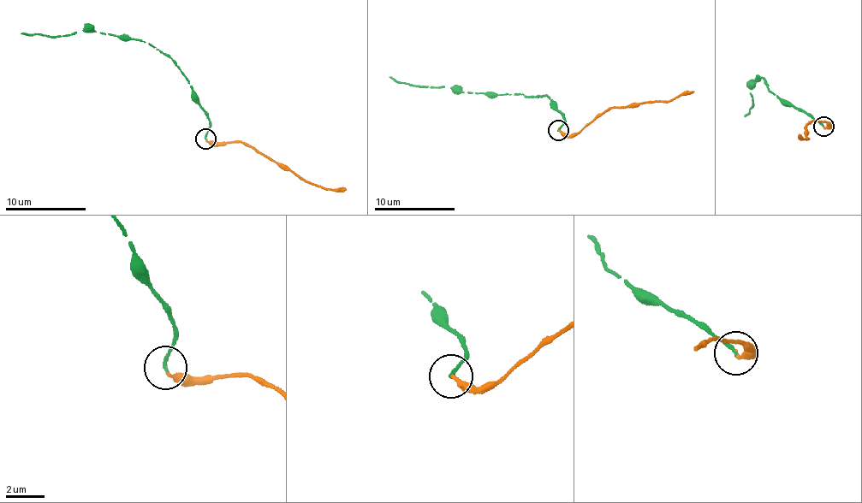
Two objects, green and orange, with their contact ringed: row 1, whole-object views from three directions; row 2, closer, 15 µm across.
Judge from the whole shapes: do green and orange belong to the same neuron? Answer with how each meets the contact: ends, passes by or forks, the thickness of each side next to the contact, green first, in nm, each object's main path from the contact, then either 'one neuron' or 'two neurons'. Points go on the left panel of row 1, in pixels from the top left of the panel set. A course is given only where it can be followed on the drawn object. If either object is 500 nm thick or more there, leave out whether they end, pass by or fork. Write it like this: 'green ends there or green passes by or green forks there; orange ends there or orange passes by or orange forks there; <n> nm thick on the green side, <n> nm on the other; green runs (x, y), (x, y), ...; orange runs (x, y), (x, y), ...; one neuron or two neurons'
green ends there; orange ends there; 180 nm thick on the green side, 150 nm on the other; green runs (205, 138), (211, 128), (207, 114), (188, 79), (181, 70), (148, 43), (83, 30), (46, 37), (21, 34); orange runs (205, 138), (251, 145), (316, 185), (345, 189); one neuron

